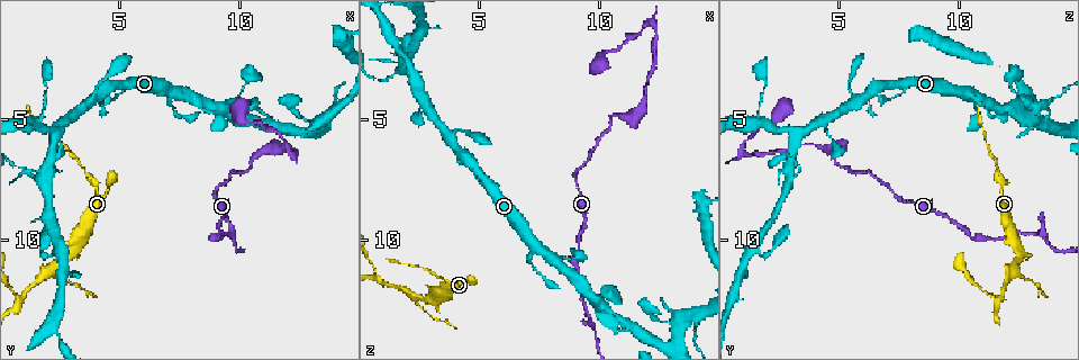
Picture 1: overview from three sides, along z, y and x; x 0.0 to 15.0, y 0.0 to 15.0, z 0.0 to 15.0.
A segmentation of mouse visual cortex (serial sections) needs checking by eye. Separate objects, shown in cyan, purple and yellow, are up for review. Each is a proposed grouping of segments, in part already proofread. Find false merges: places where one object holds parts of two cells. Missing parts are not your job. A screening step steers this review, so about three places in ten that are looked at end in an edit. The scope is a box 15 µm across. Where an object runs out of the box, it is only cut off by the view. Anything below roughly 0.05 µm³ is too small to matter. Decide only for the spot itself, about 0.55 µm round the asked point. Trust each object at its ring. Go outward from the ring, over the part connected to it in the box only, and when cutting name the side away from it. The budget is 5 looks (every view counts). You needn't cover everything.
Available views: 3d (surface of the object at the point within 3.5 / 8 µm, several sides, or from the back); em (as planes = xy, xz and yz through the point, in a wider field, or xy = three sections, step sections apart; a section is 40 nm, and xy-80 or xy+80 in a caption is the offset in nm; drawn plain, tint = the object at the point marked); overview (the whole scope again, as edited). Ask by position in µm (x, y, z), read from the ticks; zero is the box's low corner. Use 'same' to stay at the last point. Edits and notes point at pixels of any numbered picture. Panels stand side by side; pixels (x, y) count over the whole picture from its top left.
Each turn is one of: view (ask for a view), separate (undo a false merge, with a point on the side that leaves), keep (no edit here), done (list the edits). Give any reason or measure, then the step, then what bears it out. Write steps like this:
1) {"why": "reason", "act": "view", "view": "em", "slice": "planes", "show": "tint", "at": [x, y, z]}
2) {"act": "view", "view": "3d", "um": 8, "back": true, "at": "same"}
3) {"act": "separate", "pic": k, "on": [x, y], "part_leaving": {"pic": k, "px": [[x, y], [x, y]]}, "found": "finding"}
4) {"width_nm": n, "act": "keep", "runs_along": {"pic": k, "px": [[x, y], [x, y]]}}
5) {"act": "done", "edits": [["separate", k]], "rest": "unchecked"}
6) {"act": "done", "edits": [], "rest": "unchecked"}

{"act": "view", "view": "3d", "um": 3.5, "at": [1.9, 7.3, 2.9]}

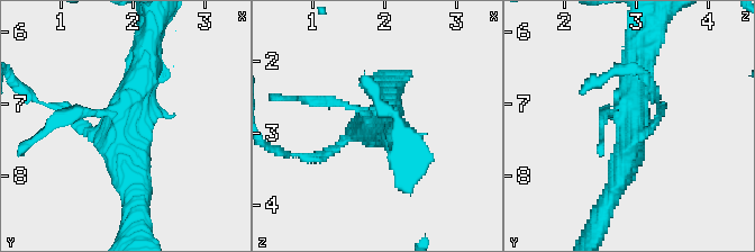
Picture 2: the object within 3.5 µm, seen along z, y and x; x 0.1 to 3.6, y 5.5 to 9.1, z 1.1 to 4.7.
{"act": "view", "view": "em", "slice": "xy", "step": 2, "show": "tint", "at": [1.85, 7.30, 2.95]}

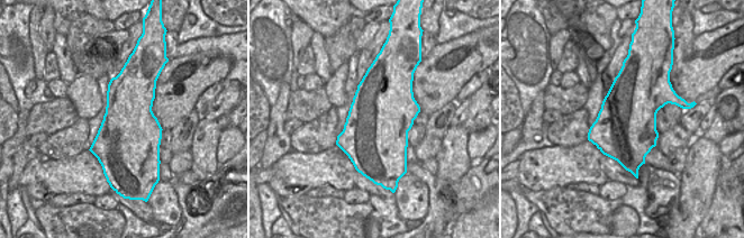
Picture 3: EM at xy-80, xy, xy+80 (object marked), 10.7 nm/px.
{"act": "keep", "found": "continuous, no second cell"}

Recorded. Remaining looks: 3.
{"why": "abrupt turn", "act": "view", "view": "3d", "um": 3.5, "at": [2.5, 5.8, 4.7]}

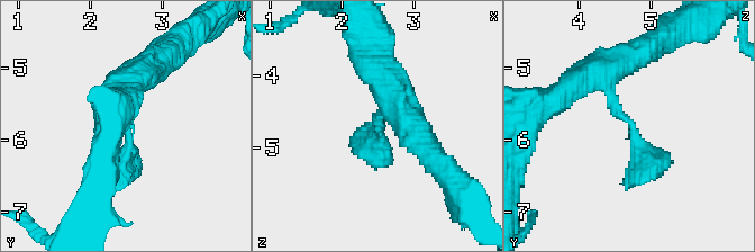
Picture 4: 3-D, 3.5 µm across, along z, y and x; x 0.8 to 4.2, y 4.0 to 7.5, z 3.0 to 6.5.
{"why": "now the EM", "act": "view", "view": "em", "slice": "planes", "show": "tint", "at": [2.50, 5.75, 4.70]}

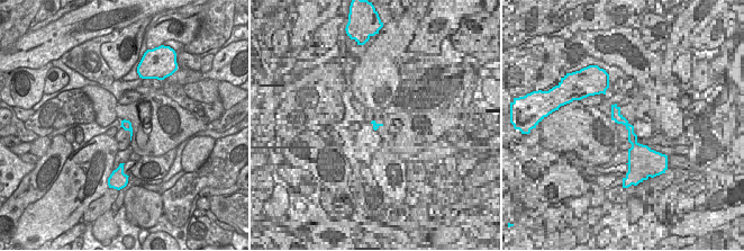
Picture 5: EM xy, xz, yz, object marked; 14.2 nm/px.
{"width_nm": 140, "act": "keep", "runs_along": {"pic": 4, "px": [[147, 65], [130, 87], [117, 187]]}, "found": "one cell here"}

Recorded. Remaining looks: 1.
{"act": "done", "edits": [], "rest": "unchecked"}

